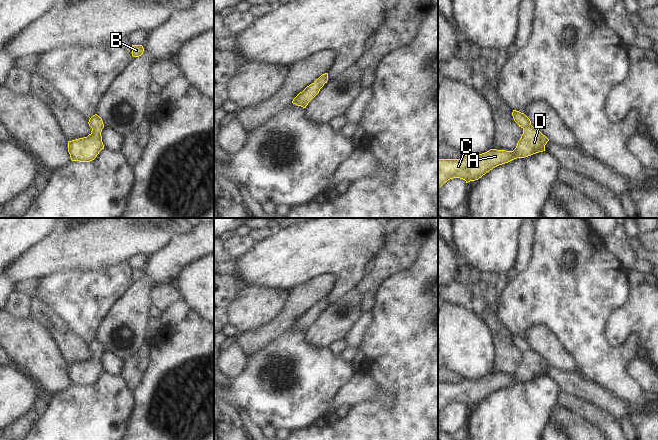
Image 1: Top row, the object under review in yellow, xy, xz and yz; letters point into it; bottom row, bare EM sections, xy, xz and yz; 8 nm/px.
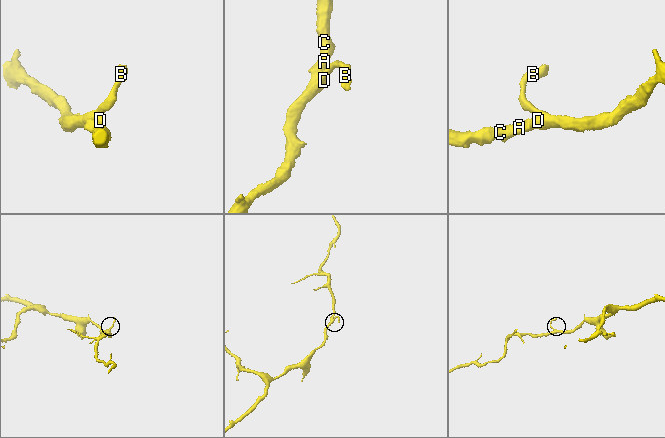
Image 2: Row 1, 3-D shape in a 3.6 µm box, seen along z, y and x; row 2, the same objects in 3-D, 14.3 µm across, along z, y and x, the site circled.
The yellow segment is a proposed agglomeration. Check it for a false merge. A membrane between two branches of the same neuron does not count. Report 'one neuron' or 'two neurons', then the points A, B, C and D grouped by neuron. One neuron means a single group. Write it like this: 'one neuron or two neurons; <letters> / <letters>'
one neuron; A B C D

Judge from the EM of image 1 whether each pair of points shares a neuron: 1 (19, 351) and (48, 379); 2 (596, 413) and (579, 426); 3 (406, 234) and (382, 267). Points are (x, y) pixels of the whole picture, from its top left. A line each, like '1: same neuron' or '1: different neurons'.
1: same neuron
2: different neurons
3: same neuron

